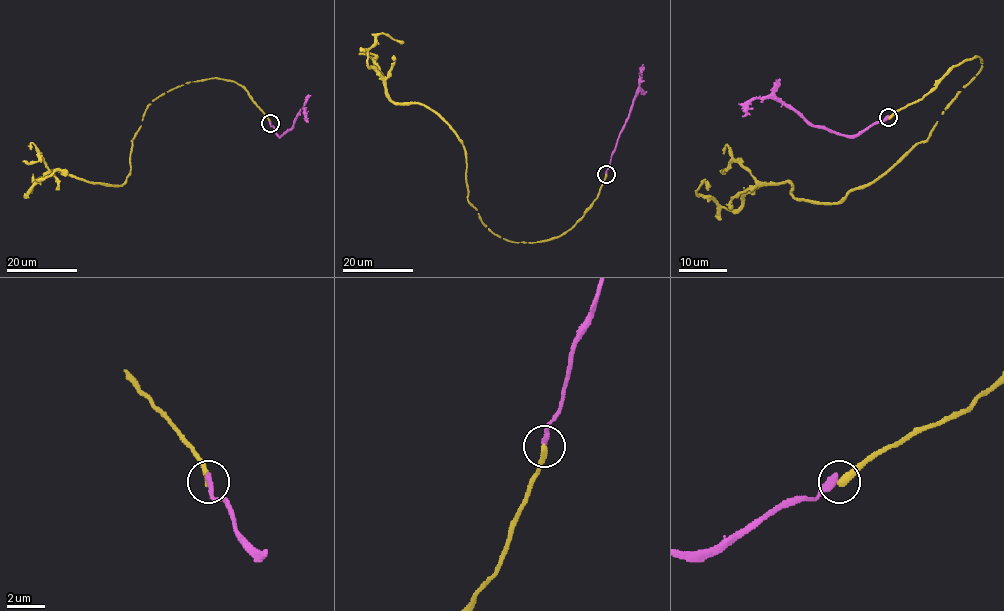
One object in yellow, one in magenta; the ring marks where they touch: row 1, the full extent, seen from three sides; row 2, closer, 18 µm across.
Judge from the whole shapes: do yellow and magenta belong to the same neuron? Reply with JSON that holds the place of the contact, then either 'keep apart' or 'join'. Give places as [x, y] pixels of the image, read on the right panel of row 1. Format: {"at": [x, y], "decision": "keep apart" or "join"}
{"at": [888, 117], "decision": "keep apart"}

